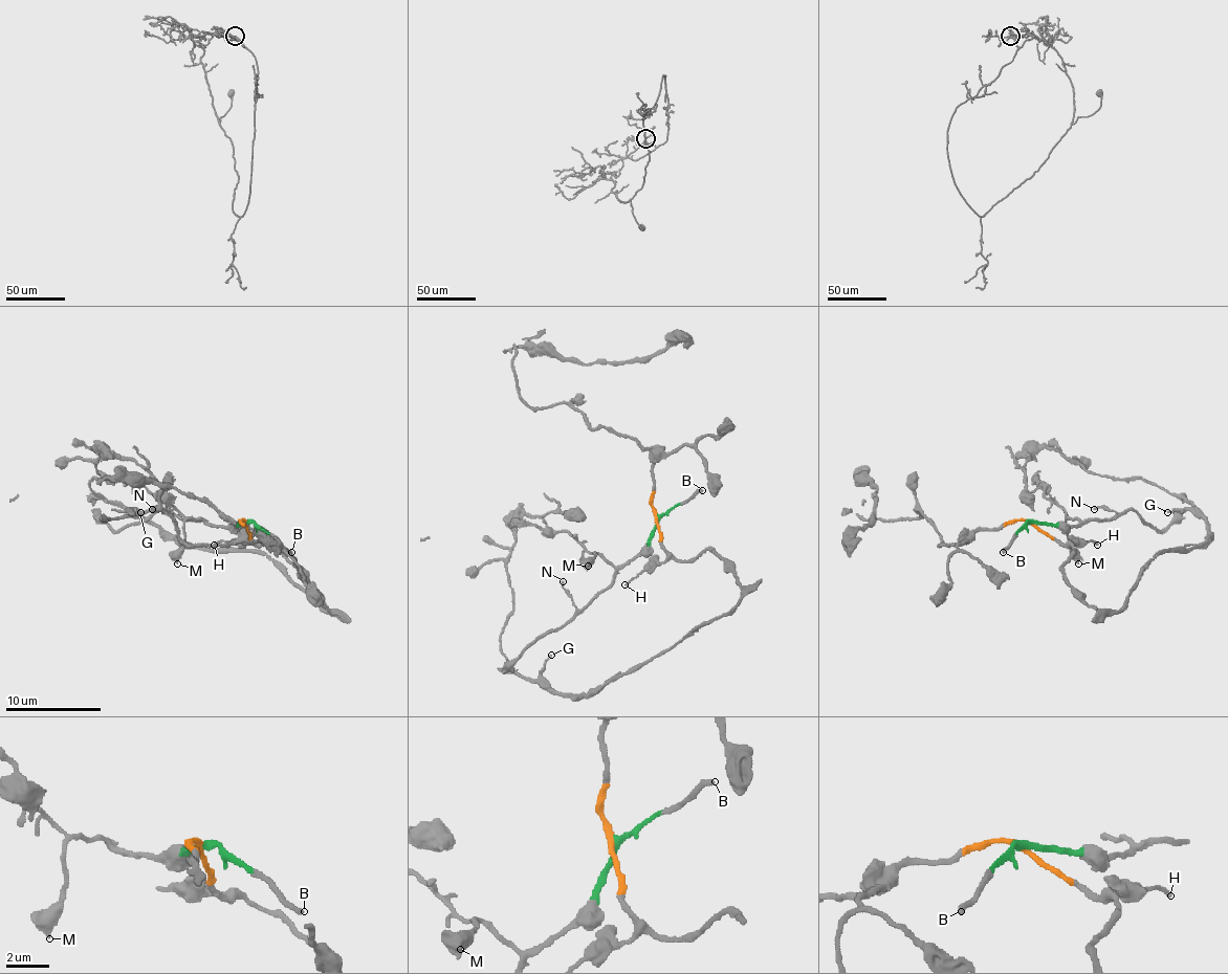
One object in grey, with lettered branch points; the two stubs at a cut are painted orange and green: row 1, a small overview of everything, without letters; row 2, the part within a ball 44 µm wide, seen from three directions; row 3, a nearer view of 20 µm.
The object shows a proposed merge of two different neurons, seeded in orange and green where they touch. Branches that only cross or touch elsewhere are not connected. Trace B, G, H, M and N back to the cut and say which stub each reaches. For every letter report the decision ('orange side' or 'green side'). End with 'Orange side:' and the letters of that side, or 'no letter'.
B: green side
G: orange side
H: orange side
M: green side
N: green side
Orange side: G, H

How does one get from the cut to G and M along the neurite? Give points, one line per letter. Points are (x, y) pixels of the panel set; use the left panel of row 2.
G: (247, 522), (249, 537), (297, 567), (330, 610), (264, 554), (209, 552), (168, 537), (130, 509), (139, 511)
M: (247, 522), (214, 526), (188, 518), (178, 565)

